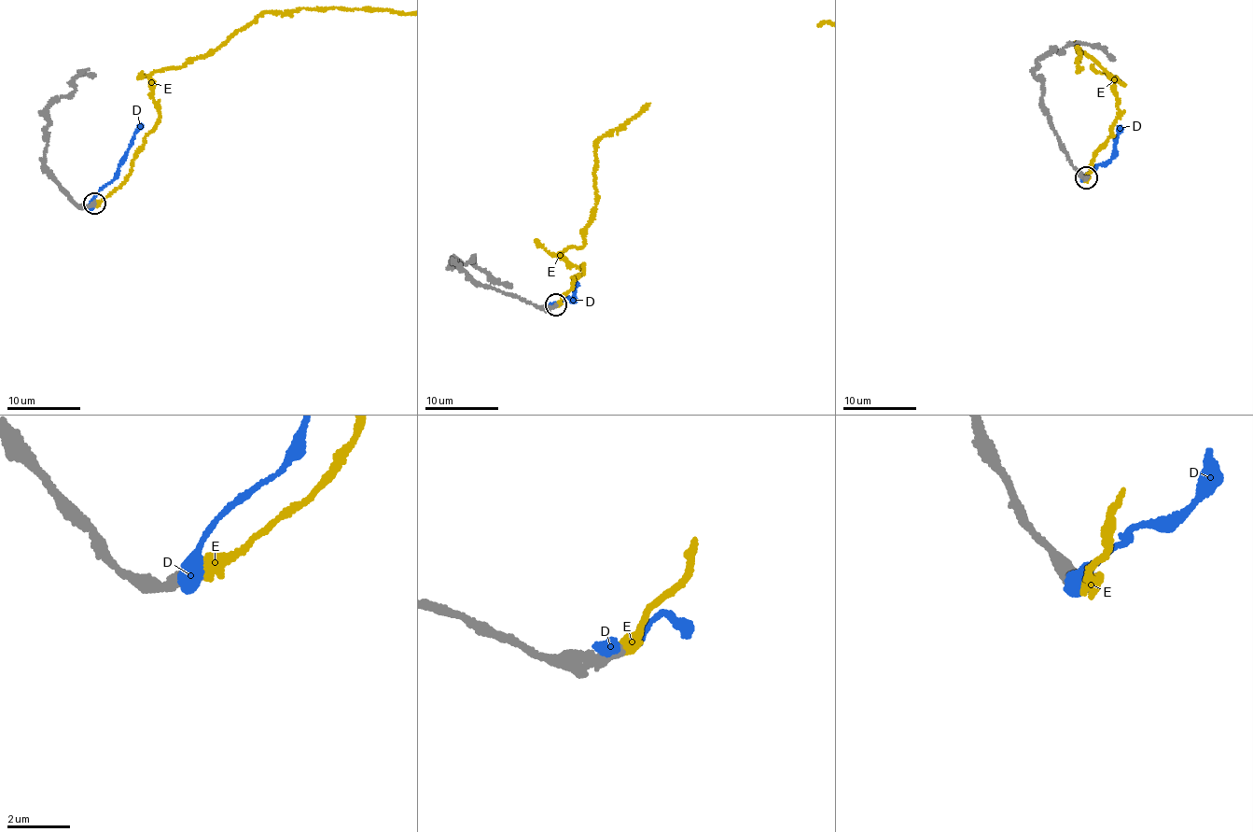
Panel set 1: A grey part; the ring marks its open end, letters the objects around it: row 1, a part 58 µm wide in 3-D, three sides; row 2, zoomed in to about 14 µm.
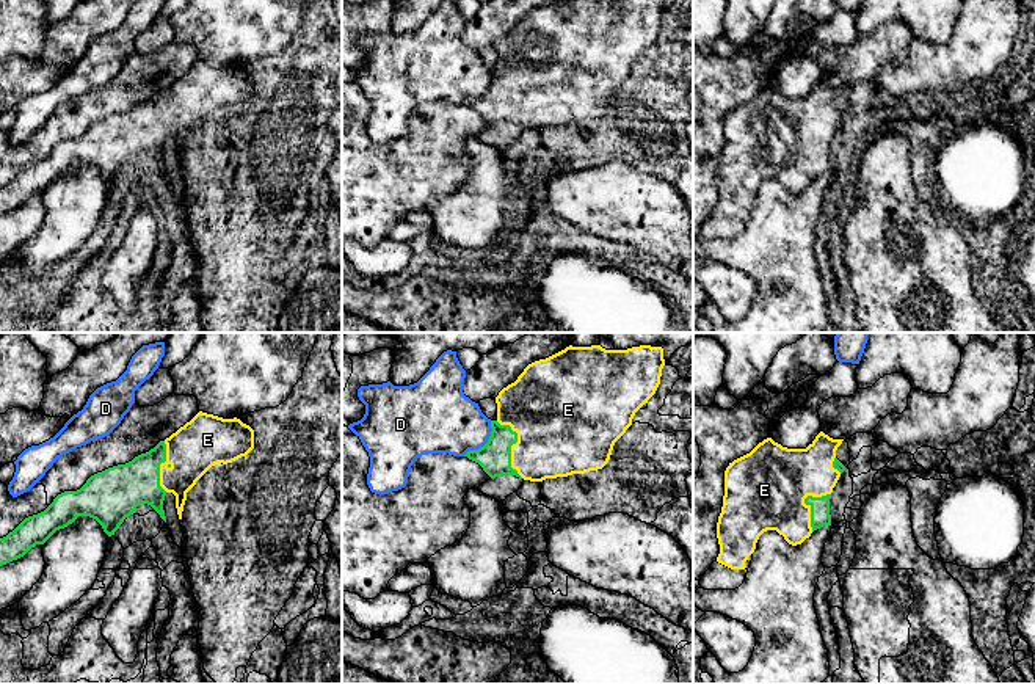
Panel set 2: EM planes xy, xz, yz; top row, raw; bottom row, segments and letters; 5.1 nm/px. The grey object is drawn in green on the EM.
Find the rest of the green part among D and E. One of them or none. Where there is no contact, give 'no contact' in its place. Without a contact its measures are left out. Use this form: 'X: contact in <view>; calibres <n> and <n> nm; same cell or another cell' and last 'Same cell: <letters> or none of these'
D: contact in xz; calibres 170 and 340 nm; another cell
E: contact in xz; calibres 170 and 440 nm; same cell
Same cell: E

